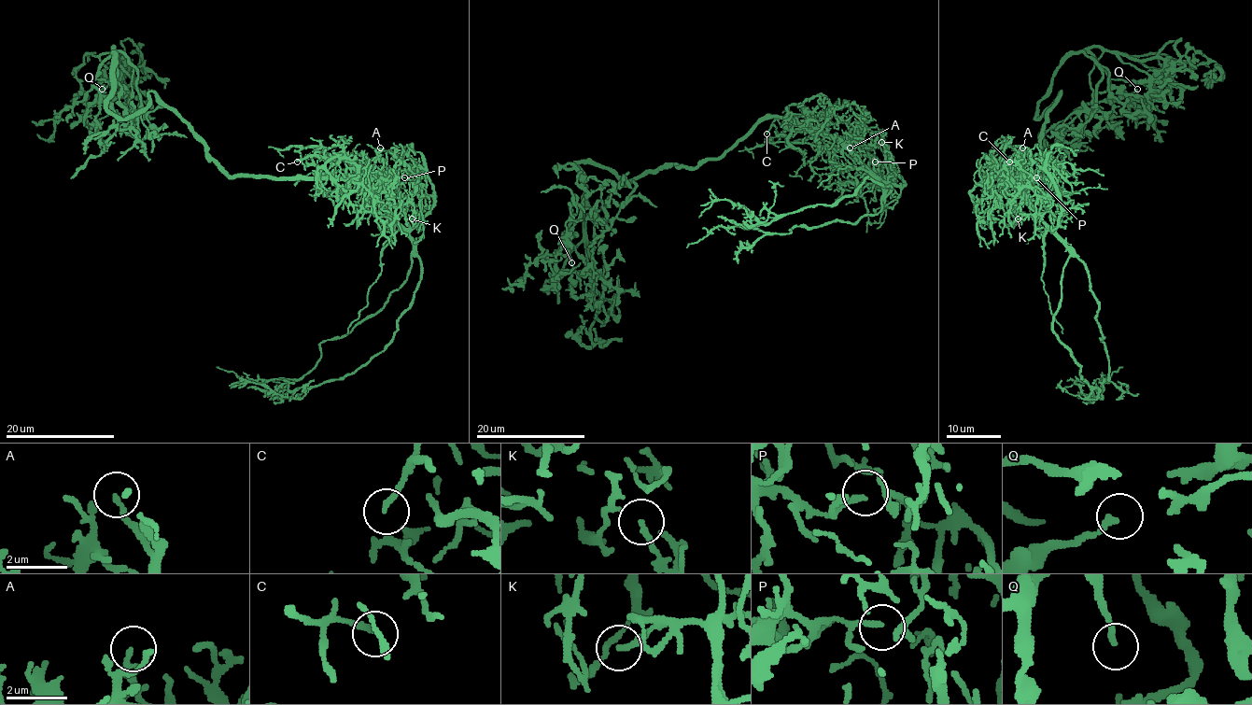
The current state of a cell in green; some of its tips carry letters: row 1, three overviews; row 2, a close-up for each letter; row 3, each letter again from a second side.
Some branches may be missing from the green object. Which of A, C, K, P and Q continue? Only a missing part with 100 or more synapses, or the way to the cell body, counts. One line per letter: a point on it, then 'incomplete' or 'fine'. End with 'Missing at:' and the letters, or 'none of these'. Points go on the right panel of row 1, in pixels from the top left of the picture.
A: (1022, 148) | fine
C: (1009, 162) | fine
K: (1018, 218) | fine
P: (1036, 177) | fine
Q: (1137, 89) | fine
Missing at: none of these

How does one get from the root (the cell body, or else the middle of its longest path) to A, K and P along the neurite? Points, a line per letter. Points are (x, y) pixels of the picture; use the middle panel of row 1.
A: (745, 135), (761, 120), (787, 118), (827, 131), (837, 141), (846, 142), (850, 148)
K: (745, 135), (771, 118), (798, 120), (840, 142), (867, 131), (890, 162), (881, 142)
P: (745, 135), (761, 120), (787, 118), (849, 142), (852, 153), (865, 163), (875, 162)

